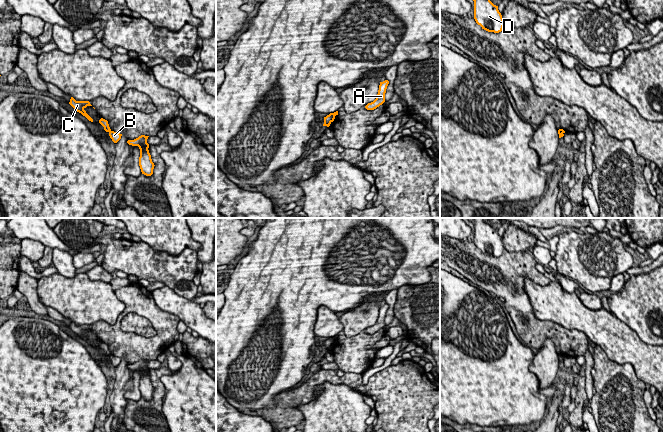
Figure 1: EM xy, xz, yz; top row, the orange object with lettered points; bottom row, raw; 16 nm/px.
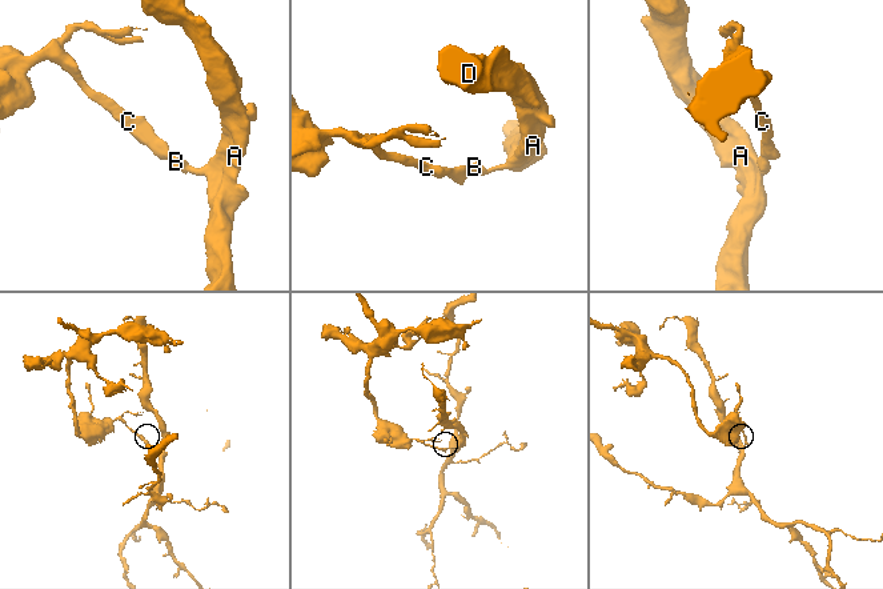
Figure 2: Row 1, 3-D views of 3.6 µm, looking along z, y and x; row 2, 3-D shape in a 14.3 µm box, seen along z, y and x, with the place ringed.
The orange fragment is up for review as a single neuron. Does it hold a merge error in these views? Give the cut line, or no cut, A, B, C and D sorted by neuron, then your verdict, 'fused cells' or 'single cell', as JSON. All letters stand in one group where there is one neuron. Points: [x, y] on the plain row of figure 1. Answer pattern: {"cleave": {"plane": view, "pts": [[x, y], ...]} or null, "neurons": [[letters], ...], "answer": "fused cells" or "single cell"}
{"cleave": {"plane": "yz", "pts": [[558, 354], [562, 357]]}, "neurons": [["A", "B", "D"], ["C"]], "answer": "fused cells"}

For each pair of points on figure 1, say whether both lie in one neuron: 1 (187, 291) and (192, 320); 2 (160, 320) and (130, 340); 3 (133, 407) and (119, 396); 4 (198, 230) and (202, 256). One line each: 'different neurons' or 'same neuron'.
1: different neurons
2: same neuron
3: different neurons
4: same neuron

